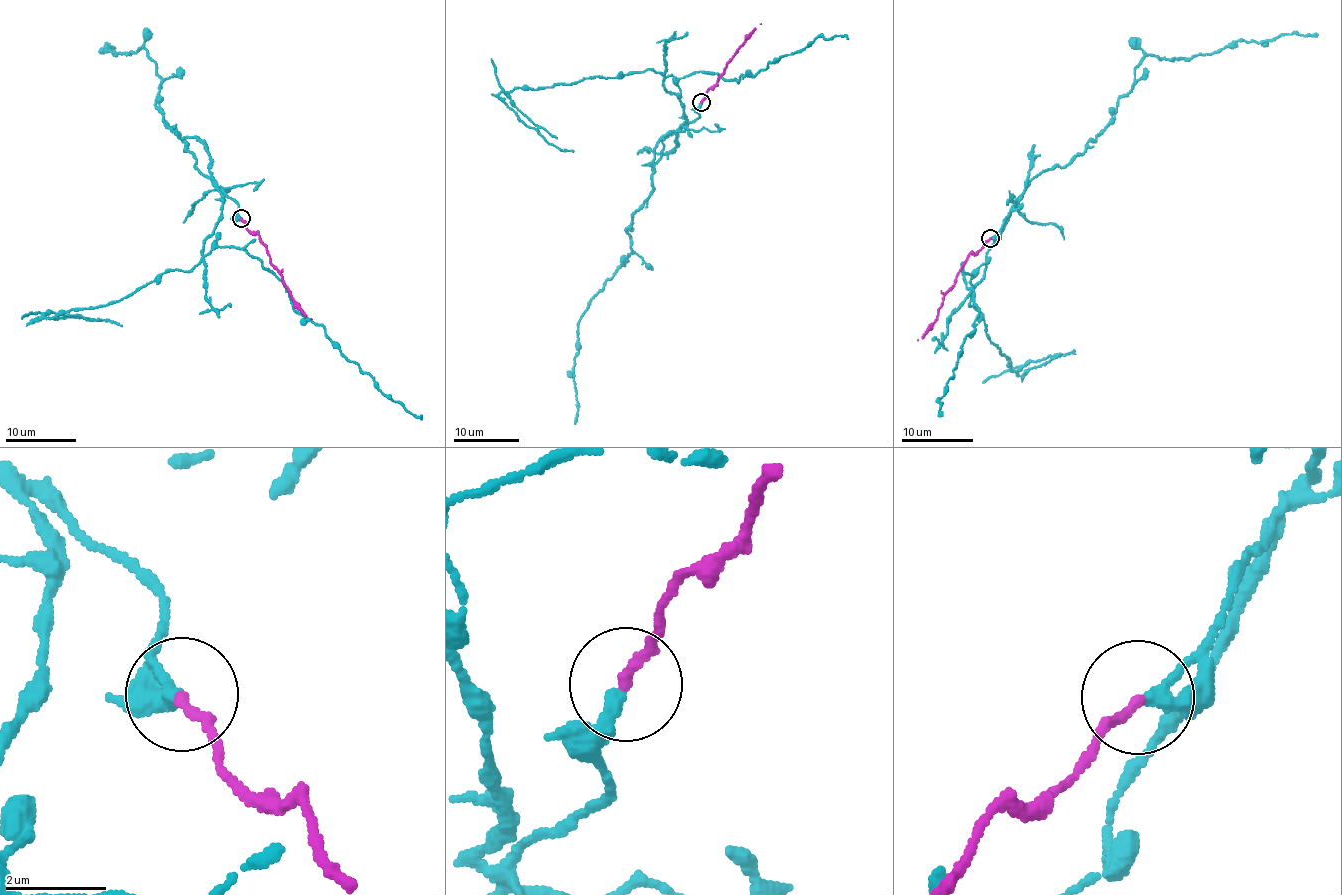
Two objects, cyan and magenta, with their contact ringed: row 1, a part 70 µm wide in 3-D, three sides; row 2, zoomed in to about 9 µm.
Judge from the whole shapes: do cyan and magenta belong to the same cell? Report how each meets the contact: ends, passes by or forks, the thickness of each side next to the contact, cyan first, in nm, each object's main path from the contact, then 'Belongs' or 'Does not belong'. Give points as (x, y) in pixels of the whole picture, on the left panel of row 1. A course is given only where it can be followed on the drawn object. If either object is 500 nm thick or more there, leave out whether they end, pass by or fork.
At the ring cyan ends. At the ring magenta ends. Thickness 320 nm (cyan) against 200 nm. Course of cyan: (240, 218), (164, 120), (152, 58), (142, 47), (120, 55), (106, 51), (107, 44), (112, 53). Course of magenta: (240, 218), (245, 227), (259, 236), (270, 265), (281, 276), (294, 306), (312, 319). Does not belong

